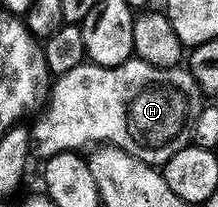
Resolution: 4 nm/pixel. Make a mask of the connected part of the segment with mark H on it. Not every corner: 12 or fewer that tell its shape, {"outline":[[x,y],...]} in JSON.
{"outline":[[76,66],[31,126],[44,160],[110,142],[163,164],[182,141],[188,69]]}

